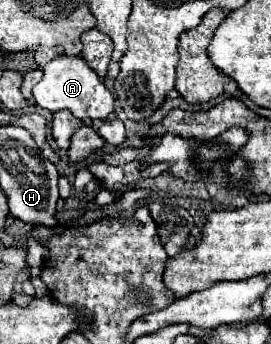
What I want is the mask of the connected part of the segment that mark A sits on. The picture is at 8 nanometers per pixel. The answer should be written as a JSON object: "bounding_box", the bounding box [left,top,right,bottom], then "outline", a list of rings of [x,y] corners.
{"bounding_box":[32,55,114,119],"outline":[[[60,55],[48,65],[44,65],[44,77],[40,83],[32,89],[36,105],[56,113],[60,109],[72,111],[78,119],[90,117],[90,119],[106,119],[110,113],[114,113],[114,95],[104,87],[102,79],[88,67],[88,63],[82,57],[68,57]]]}

